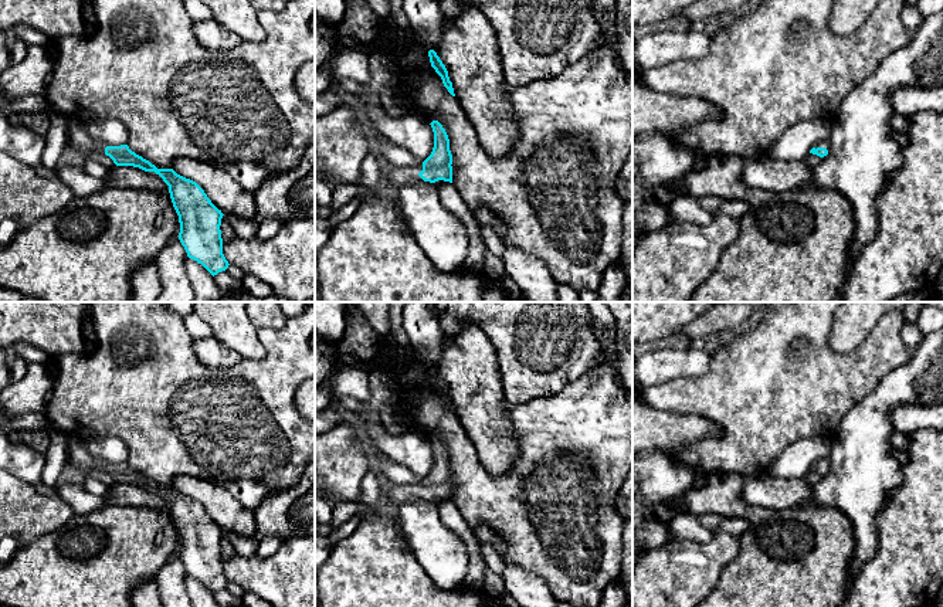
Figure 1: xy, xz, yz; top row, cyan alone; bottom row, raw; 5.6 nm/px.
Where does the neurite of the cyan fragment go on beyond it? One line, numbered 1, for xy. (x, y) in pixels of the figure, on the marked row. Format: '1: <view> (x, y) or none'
1: xy (78, 138)

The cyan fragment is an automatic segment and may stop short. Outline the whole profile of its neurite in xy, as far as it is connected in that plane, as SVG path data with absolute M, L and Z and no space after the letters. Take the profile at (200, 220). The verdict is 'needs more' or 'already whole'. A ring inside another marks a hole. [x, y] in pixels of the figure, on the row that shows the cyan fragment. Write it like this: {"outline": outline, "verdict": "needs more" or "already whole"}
{"outline": "M69 122L67 129L68 147L74 152L99 152L109 156L116 166L133 166L155 172L169 186L173 207L179 216L179 240L187 257L201 264L213 277L228 268L223 254L223 213L193 180L177 174L173 169L157 169L149 160L136 155L128 145L105 146L95 142L87 125Z", "verdict": "needs more"}

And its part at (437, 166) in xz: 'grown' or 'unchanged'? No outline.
grown

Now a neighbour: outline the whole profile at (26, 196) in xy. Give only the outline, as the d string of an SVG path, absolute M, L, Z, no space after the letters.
M0 152L0 224L16 220L18 228L62 210L75 196L58 179L47 179Z

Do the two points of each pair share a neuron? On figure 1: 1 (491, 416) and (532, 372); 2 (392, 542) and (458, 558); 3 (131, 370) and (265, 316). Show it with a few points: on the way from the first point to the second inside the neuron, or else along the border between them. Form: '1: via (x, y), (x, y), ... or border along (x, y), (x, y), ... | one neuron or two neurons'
1: border along (498, 368), (504, 397), (512, 406) | two neurons
2: border along (394, 516), (406, 533), (414, 559), (426, 576) | two neurons
3: border along (288, 318), (280, 328), (257, 329) | two neurons

